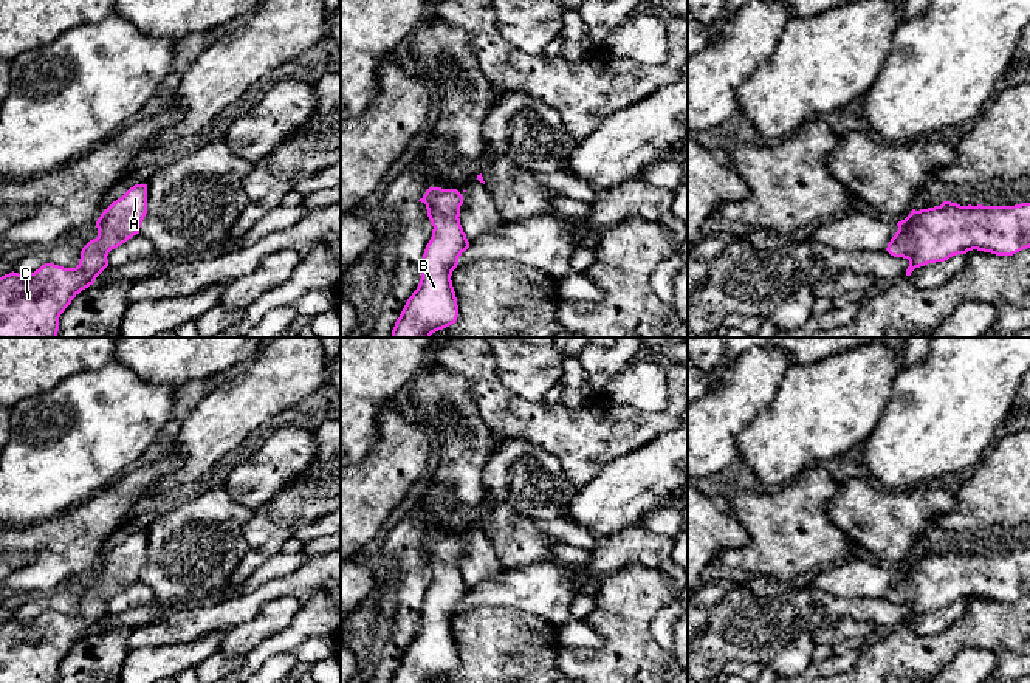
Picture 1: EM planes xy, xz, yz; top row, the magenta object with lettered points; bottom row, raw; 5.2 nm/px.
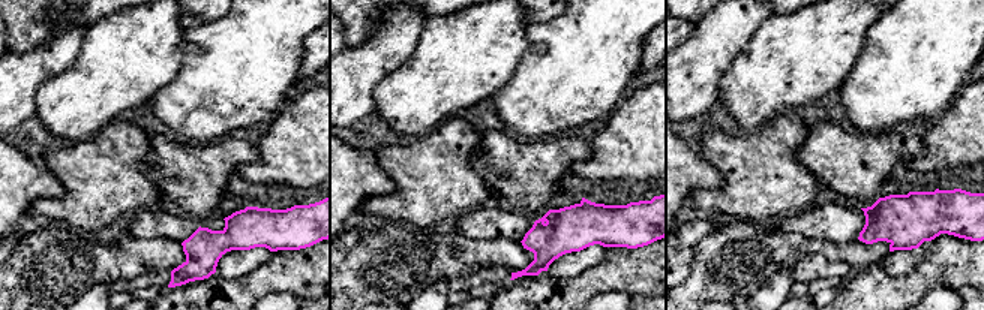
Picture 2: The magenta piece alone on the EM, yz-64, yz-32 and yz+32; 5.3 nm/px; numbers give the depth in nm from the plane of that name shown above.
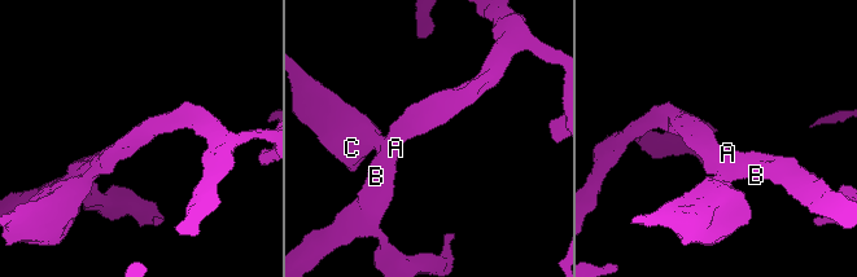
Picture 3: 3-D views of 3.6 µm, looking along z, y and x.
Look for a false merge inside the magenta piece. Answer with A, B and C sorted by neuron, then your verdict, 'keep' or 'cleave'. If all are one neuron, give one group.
A B C | keep

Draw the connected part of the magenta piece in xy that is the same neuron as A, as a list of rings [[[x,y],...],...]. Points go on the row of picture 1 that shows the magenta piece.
[[[135,184],[121,198],[113,201],[96,221],[98,237],[81,251],[76,268],[45,263],[29,274],[9,273],[0,277],[0,338],[57,338],[59,317],[71,300],[94,283],[108,266],[112,249],[139,234],[147,214],[147,184]]]

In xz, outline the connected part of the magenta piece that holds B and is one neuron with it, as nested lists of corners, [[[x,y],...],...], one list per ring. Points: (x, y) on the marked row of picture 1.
[[[429,187],[418,200],[426,204],[432,237],[421,260],[421,279],[395,322],[390,338],[431,338],[455,324],[458,305],[452,271],[469,248],[460,225],[463,195],[457,189]]]

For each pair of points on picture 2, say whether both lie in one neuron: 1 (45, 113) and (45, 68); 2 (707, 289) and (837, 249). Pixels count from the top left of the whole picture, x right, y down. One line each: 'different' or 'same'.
1: different
2: same

